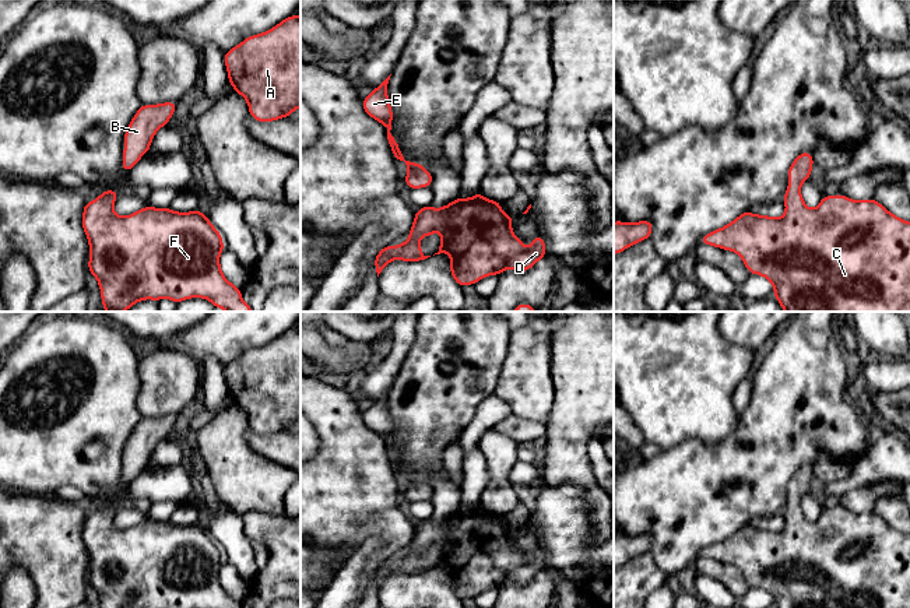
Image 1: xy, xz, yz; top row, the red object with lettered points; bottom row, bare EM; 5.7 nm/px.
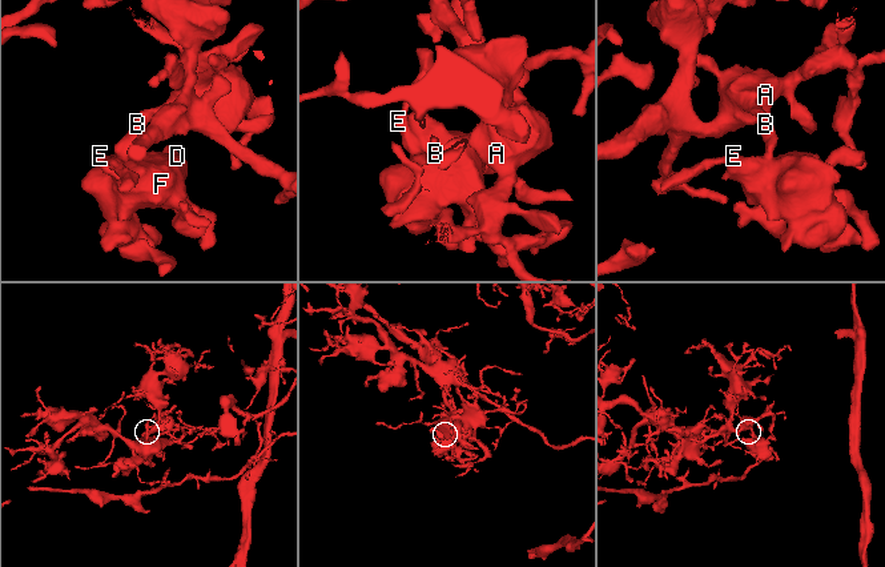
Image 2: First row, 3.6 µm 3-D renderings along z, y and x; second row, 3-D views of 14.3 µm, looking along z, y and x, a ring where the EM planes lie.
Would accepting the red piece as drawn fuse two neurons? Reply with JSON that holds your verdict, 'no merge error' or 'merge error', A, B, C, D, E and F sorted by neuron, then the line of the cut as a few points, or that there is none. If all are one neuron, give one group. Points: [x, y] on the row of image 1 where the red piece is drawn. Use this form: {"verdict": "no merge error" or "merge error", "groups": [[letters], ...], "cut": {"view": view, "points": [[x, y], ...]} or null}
{"verdict": "no merge error", "groups": [["A", "B", "C", "D", "E", "F"]], "cut": null}

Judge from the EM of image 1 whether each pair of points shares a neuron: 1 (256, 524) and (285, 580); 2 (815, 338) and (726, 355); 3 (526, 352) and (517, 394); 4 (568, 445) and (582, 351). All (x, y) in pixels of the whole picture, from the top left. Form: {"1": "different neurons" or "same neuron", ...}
{"1": "same neuron", "2": "different neurons", "3": "same neuron", "4": "same neuron"}

